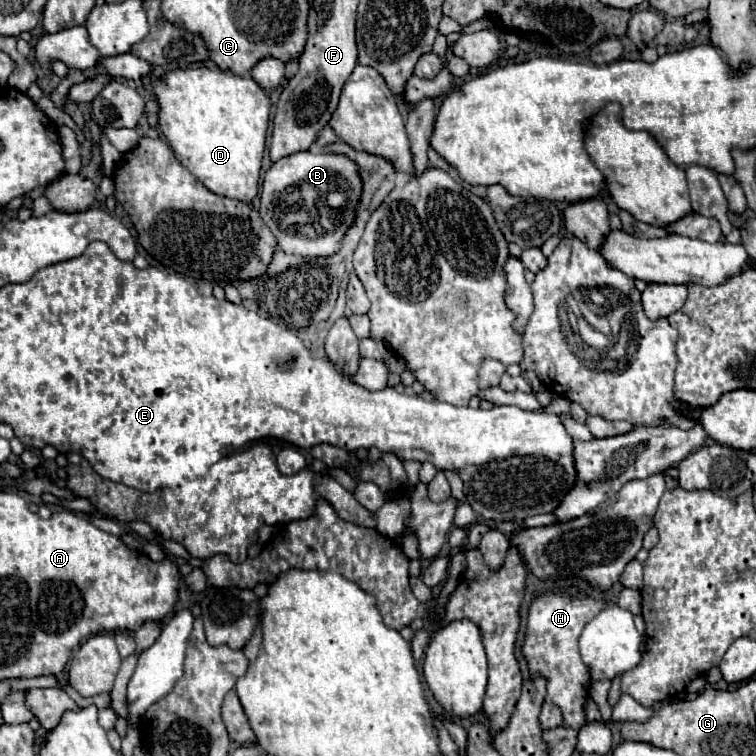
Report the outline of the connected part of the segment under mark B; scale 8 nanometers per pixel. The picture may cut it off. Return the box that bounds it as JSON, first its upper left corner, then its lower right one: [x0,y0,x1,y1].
[259,151,361,259]

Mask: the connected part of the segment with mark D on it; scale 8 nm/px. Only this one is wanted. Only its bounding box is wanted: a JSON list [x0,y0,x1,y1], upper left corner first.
[153,67,271,203]

